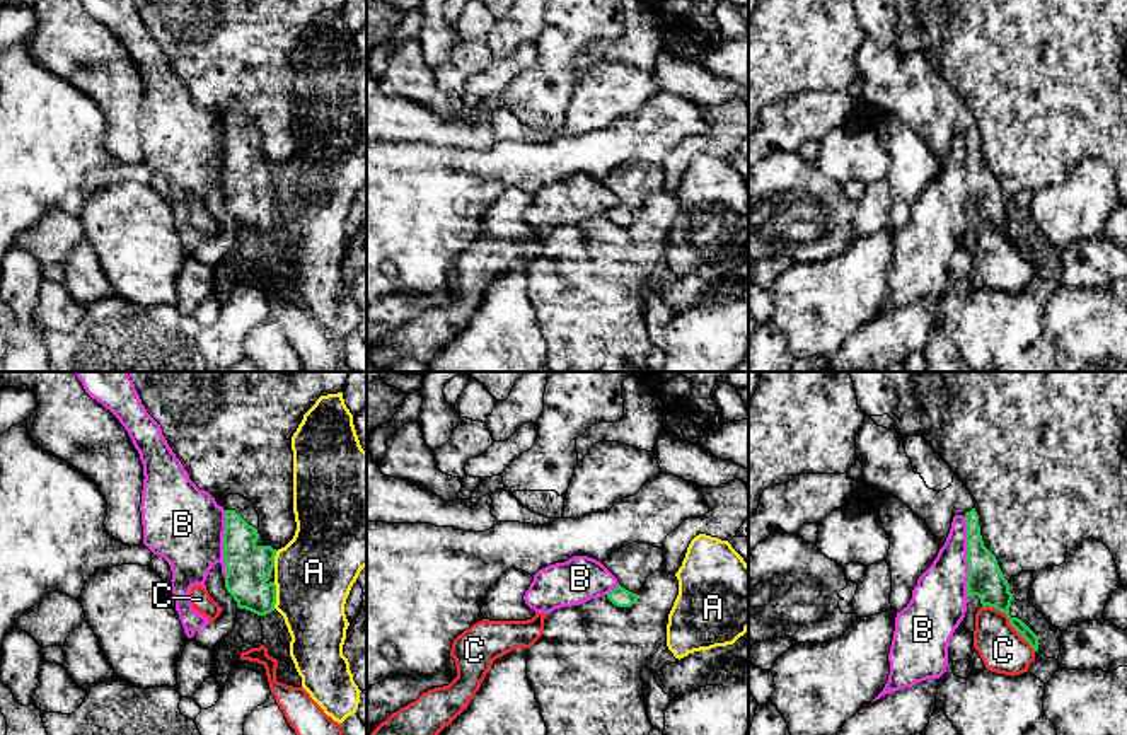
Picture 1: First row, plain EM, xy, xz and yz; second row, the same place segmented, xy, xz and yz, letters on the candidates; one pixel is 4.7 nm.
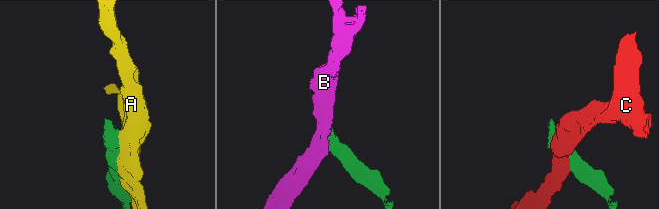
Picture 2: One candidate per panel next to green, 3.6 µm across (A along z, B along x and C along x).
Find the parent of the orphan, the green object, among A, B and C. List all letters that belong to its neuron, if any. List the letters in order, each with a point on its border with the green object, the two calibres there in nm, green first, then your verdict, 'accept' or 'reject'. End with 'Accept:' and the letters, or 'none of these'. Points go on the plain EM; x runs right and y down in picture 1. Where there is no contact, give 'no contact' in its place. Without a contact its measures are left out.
A: xy (275, 214) | 200/380 nm | reject
B: yz (967, 174) | 170/260 nm | reject
C: yz (1010, 239) | 170/220 nm | reject
Accept: none of these

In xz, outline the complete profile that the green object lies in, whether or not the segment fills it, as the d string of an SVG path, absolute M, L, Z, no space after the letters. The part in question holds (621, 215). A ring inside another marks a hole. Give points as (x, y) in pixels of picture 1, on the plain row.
M633 160L614 169L602 182L619 200L607 217L617 225L631 225L643 210L646 196L655 189L663 189L663 167Z

